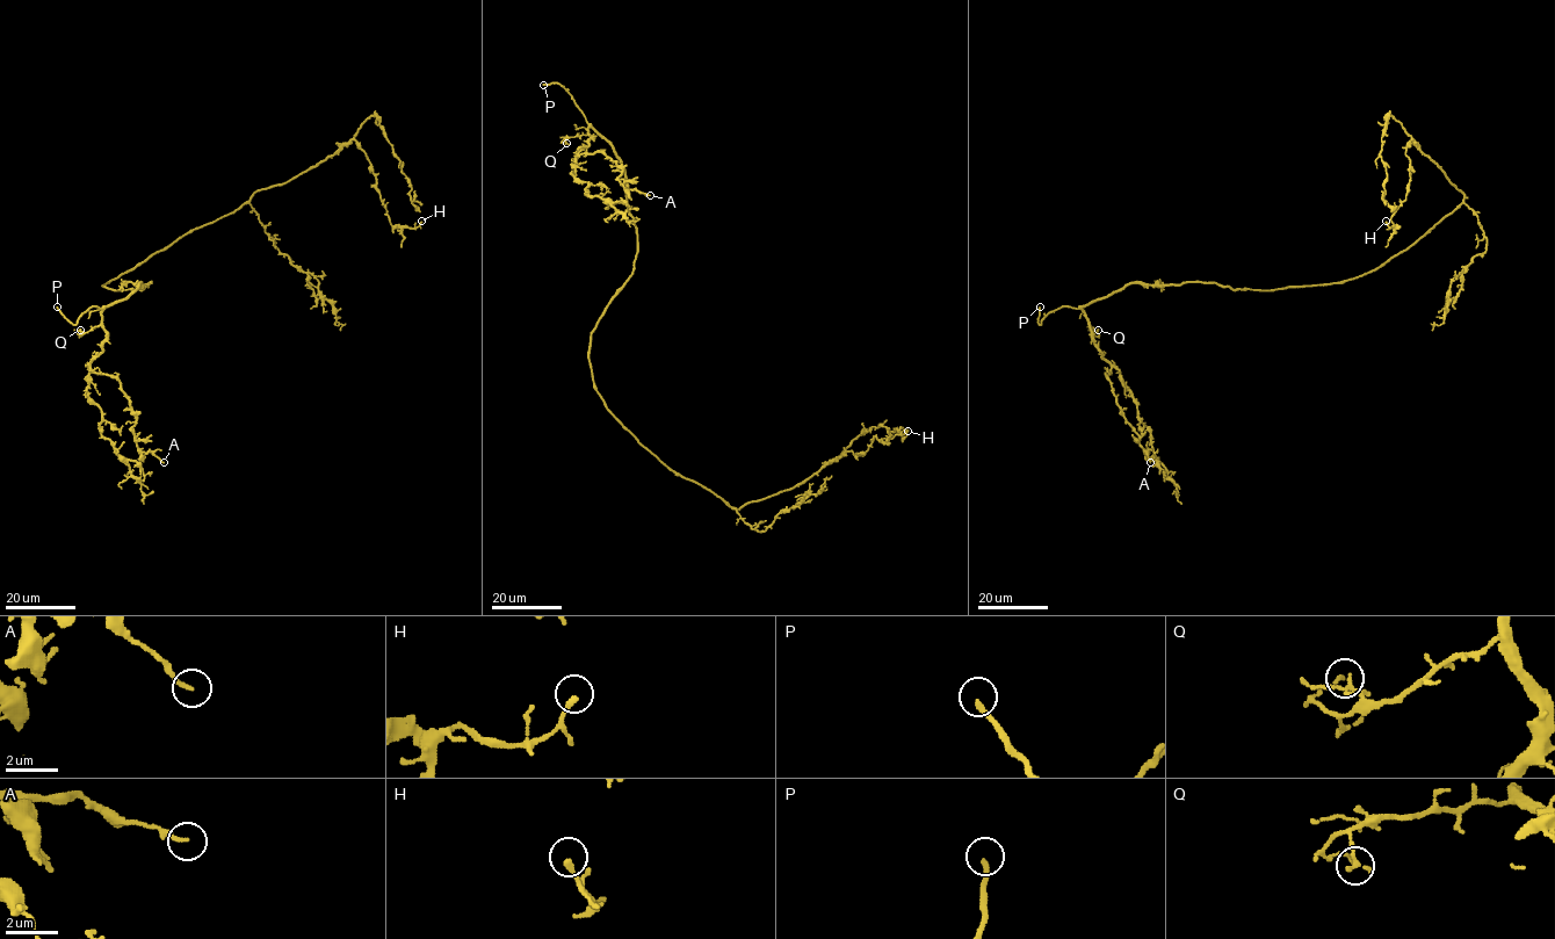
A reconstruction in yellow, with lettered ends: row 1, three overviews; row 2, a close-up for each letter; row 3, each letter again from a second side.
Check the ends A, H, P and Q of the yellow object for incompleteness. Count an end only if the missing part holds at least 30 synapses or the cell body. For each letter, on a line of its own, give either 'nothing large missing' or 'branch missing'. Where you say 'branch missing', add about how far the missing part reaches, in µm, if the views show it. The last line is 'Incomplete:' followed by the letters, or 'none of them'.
A: nothing large missing
H: nothing large missing
P: branch missing; missing 35 µm
Q: nothing large missing
Incomplete: P

